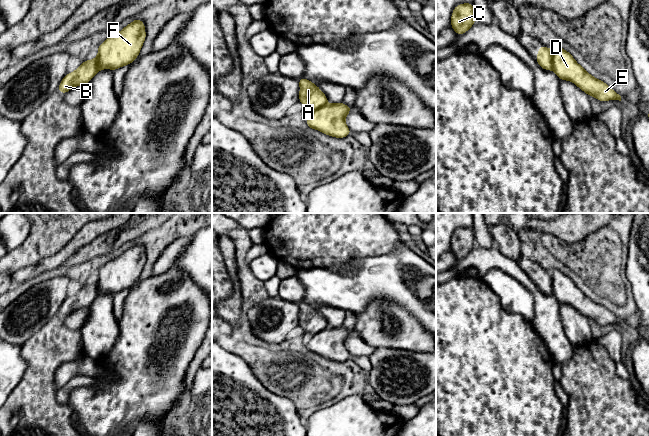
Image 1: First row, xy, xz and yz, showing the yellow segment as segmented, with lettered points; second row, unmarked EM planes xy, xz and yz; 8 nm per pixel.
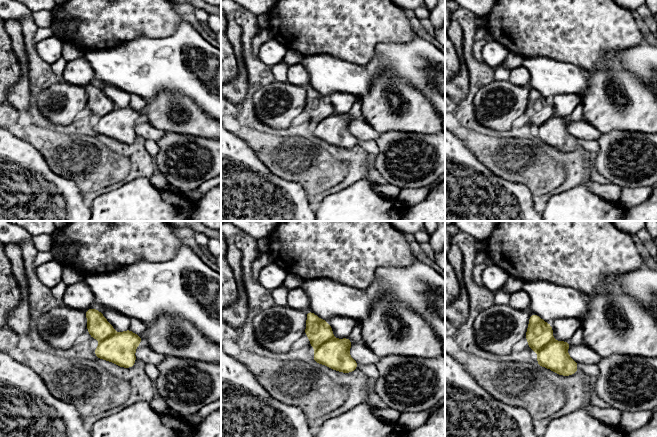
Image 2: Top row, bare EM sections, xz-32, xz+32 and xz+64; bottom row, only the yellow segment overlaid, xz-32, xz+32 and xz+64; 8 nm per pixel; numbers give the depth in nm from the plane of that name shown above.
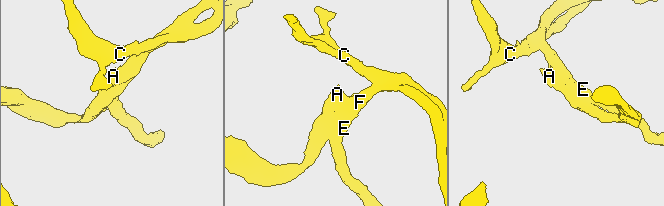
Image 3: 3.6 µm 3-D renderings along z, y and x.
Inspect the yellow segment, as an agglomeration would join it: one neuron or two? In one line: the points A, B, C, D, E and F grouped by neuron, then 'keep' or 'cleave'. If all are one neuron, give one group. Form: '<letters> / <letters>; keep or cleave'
A B C D E F; keep

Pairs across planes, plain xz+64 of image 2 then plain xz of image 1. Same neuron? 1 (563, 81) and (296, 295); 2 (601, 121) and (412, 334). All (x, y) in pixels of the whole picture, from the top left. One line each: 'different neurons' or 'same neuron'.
1: different neurons
2: same neuron

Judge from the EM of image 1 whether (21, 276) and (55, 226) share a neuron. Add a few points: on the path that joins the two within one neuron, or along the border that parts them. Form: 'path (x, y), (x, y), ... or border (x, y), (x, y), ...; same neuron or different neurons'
border (37, 263), (17, 269), (12, 274); different neurons

